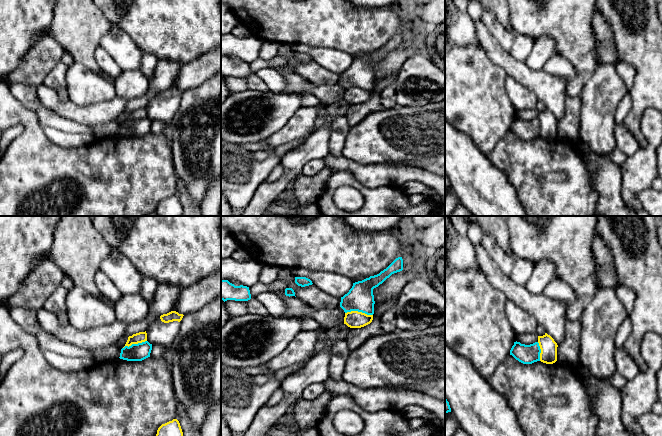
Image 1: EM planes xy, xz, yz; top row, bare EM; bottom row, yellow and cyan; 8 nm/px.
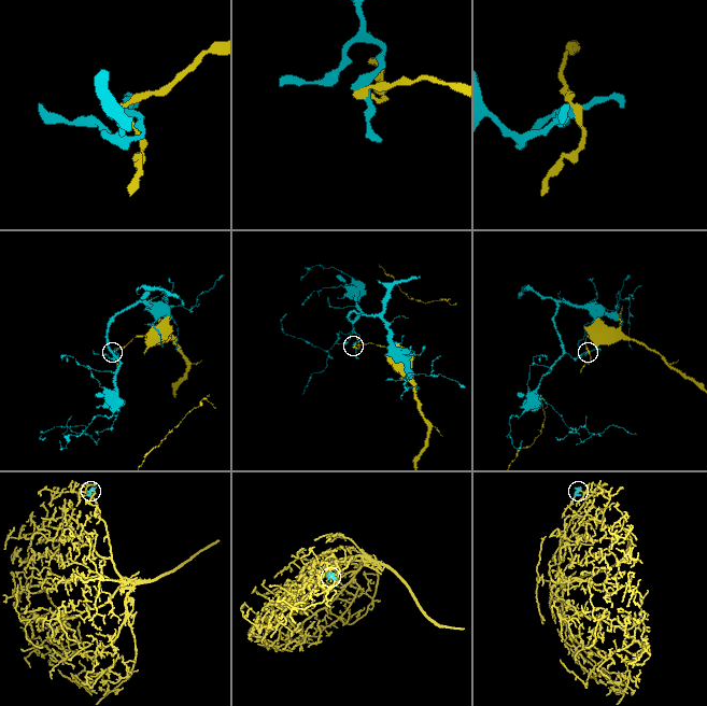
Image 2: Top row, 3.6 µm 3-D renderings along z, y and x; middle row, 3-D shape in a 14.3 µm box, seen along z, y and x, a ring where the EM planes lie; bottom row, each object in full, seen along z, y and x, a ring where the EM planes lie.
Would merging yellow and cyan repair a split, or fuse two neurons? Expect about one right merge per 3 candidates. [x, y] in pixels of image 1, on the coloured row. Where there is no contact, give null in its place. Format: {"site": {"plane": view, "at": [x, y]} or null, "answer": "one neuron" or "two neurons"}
{"site": {"plane": "xz", "at": [359, 312]}, "answer": "two neurons"}

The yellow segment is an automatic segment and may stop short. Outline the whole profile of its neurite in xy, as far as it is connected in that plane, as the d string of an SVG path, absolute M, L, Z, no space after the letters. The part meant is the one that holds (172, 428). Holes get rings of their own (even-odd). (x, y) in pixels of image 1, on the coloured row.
M173 419L172 421L162 424L158 428L156 436L183 436L179 421Z

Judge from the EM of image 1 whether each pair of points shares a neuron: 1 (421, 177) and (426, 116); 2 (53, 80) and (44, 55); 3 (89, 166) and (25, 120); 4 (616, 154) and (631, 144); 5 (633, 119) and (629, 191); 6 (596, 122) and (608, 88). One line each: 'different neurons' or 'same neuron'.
1: different neurons
2: different neurons
3: same neuron
4: different neurons
5: different neurons
6: same neuron

